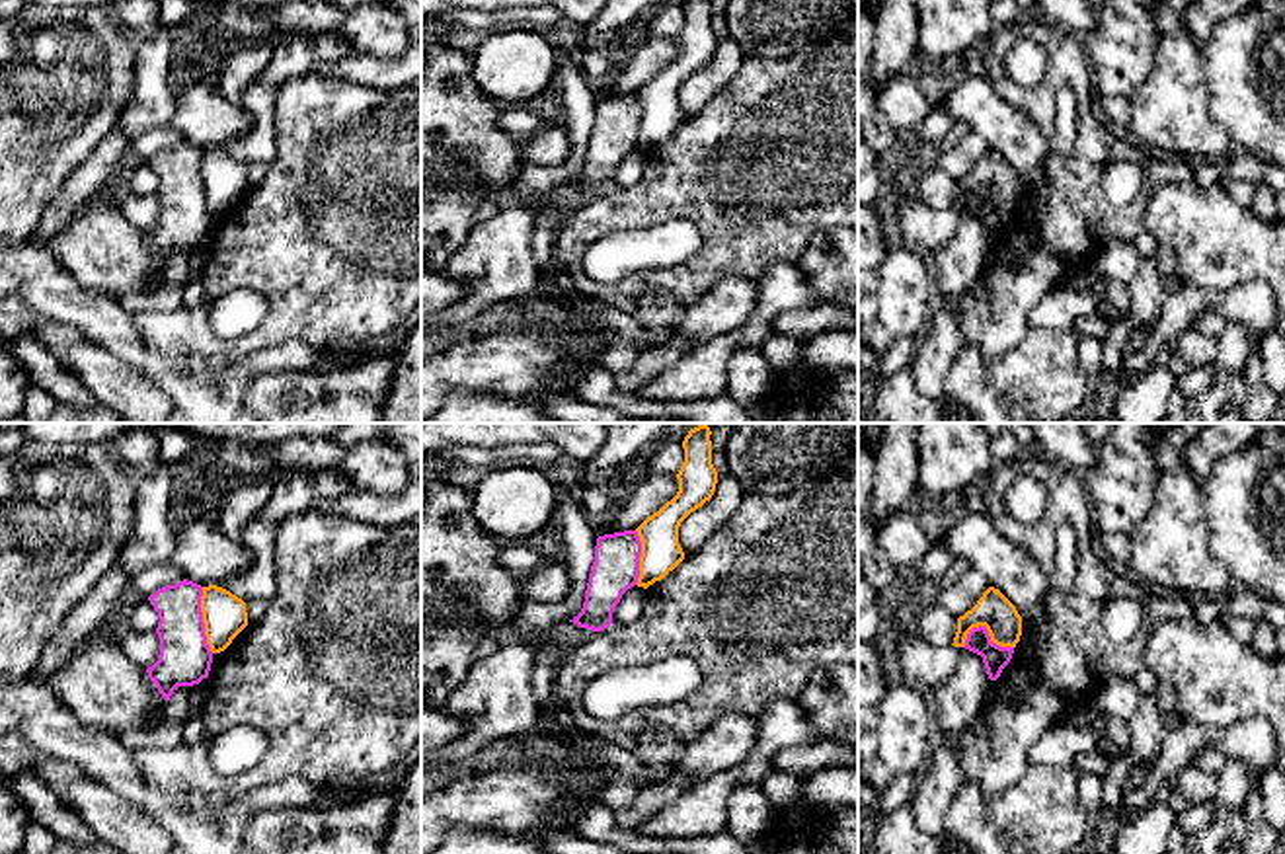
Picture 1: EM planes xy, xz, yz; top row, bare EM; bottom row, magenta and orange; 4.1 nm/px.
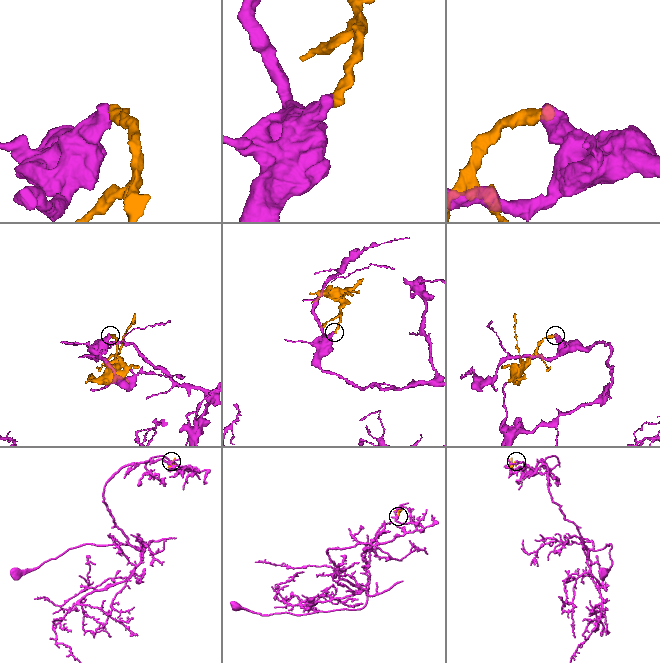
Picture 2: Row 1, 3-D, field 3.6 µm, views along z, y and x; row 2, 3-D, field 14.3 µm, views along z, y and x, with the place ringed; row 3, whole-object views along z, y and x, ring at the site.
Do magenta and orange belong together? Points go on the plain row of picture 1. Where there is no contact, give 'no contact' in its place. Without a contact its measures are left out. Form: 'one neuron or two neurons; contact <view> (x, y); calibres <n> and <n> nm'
two neurons; contact yz (985, 194); calibres 110 and 150 nm

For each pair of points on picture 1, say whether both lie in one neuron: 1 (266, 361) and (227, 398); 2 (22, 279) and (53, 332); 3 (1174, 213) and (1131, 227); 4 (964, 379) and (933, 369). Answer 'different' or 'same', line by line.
1: different
2: different
3: different
4: different

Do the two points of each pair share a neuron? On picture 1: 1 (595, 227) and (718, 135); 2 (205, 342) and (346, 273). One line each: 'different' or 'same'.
1: same
2: same

